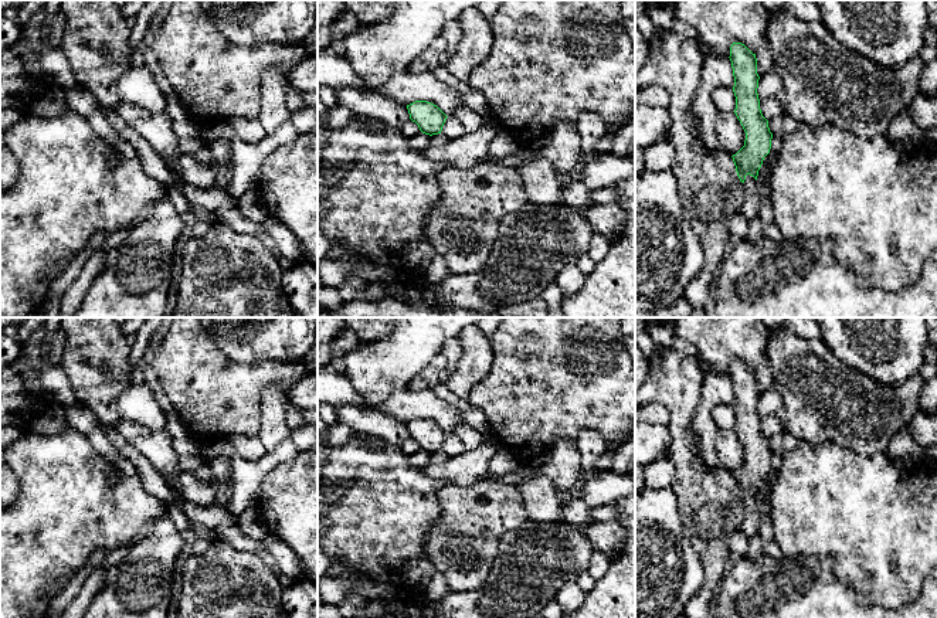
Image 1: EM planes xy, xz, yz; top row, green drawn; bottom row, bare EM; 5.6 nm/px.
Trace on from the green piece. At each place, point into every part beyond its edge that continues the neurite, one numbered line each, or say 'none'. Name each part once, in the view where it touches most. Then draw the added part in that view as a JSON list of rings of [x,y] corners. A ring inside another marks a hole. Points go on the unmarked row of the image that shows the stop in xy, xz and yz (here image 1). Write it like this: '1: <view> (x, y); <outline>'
none

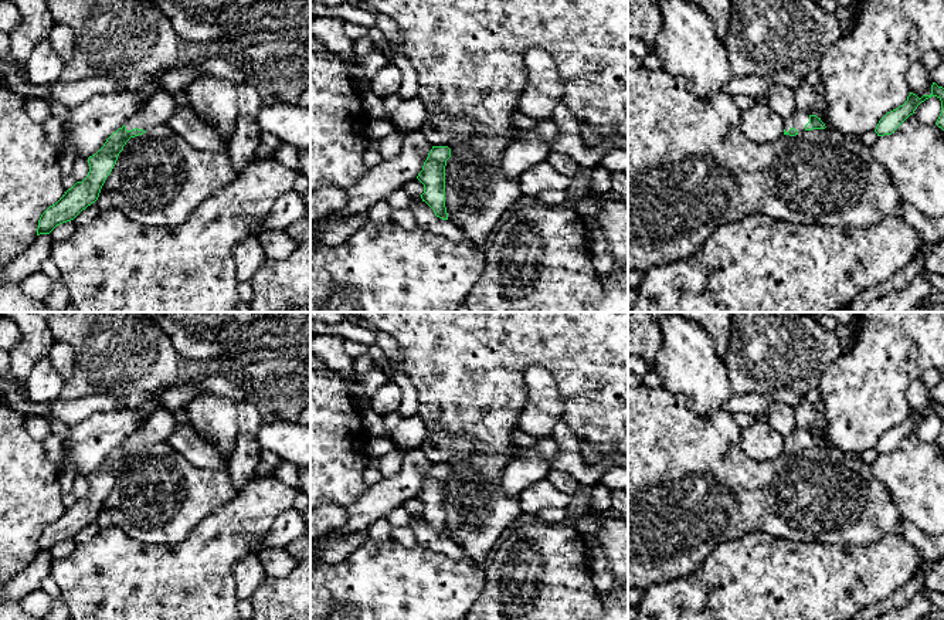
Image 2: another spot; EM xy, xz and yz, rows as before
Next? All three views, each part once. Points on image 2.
1: xy (158, 429); [[[160,406],[143,426],[126,441],[126,448],[135,445],[150,448],[157,443],[167,443],[180,421],[172,413],[172,406]]]

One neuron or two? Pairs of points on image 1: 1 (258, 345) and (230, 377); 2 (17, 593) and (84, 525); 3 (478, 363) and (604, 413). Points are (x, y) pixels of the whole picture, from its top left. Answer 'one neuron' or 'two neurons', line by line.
1: two neurons
2: one neuron
3: two neurons

